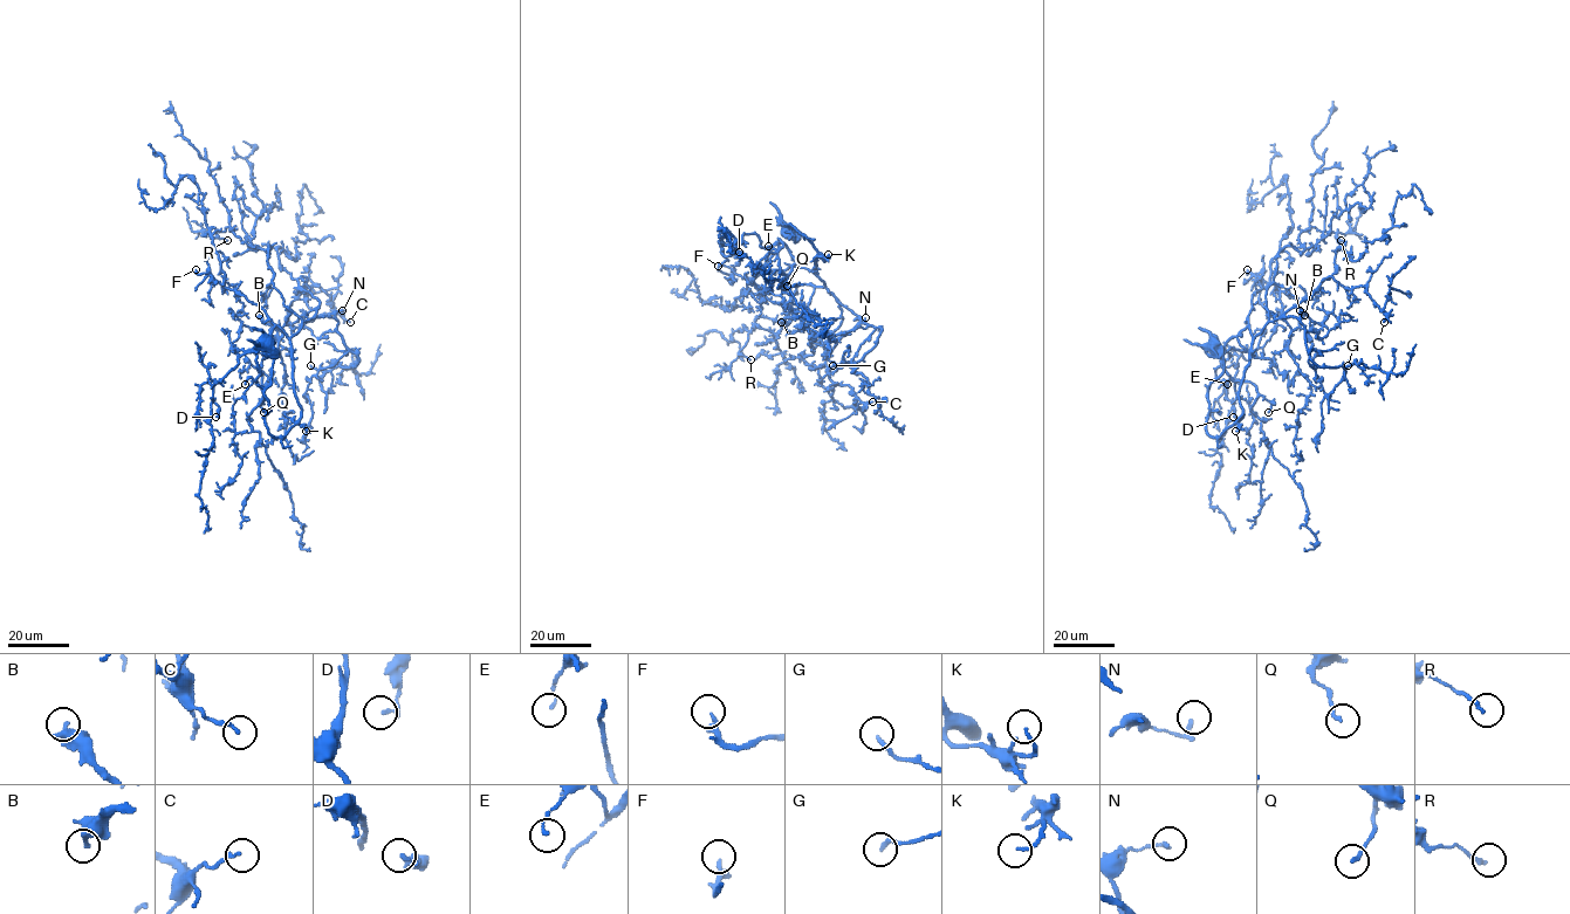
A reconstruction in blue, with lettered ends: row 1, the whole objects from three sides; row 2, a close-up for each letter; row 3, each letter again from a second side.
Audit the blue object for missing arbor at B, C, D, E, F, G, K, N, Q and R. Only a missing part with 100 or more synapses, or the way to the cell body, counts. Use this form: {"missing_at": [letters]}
{"missing_at": ["F"]}

